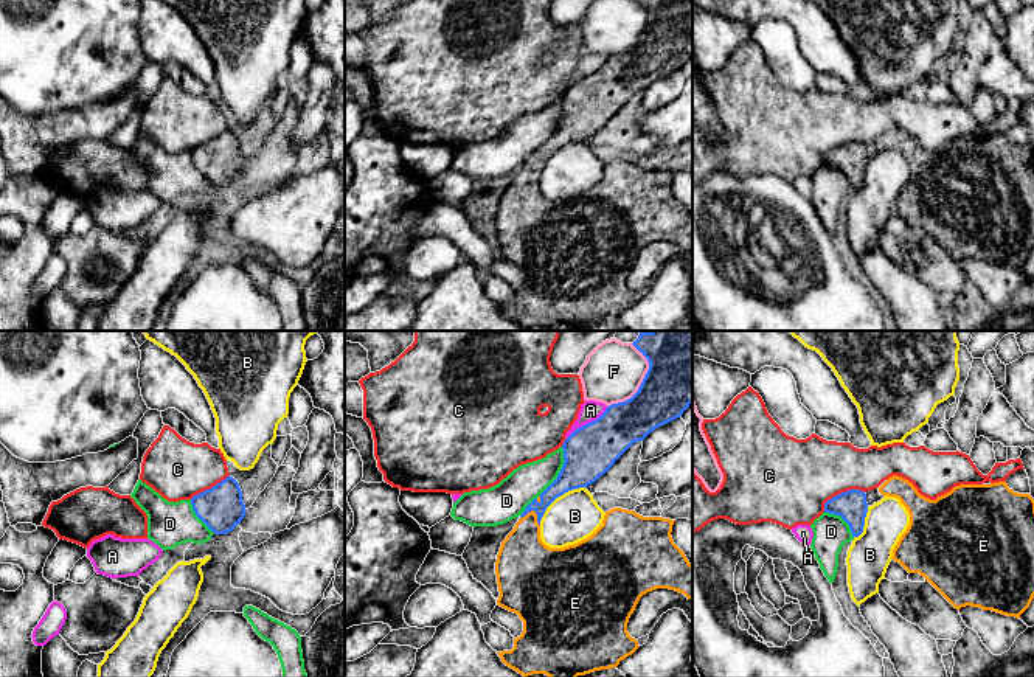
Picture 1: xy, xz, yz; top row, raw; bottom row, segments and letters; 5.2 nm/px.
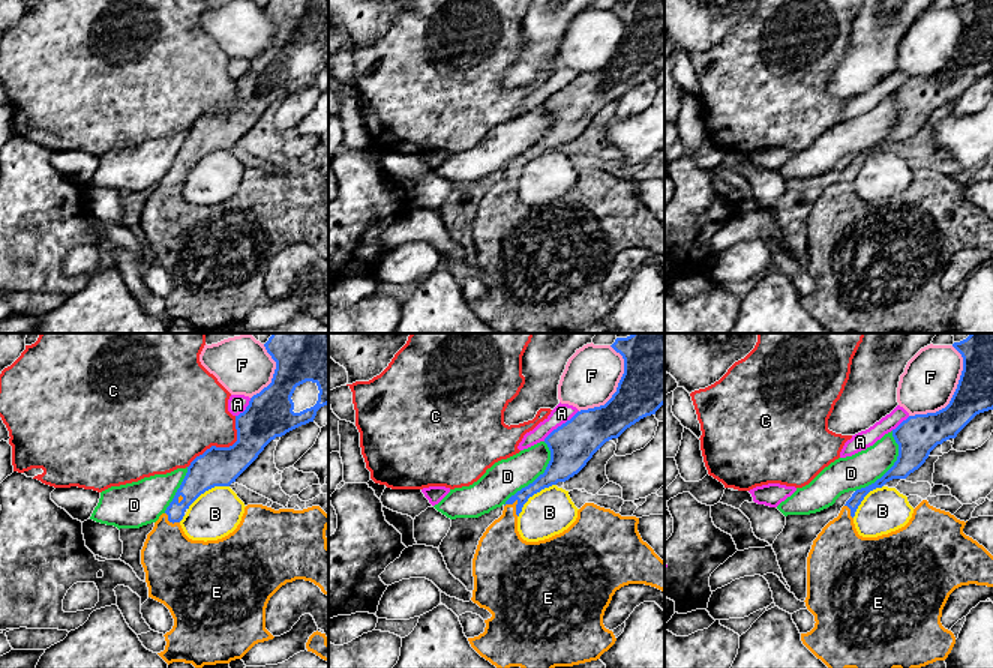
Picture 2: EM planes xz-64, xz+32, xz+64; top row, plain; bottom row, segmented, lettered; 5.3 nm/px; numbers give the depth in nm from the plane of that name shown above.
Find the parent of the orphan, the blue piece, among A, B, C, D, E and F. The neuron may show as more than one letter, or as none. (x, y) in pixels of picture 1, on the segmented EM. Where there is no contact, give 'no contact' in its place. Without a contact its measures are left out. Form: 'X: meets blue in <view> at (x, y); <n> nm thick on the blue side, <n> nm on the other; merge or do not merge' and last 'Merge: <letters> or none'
A: meets blue in xz at (589, 423); 280 nm thick on the blue side, 110 nm on the other; do not merge
B: meets blue in xz at (558, 496); 220 nm thick on the blue side, 260 nm on the other; do not merge
C: meets blue in yz at (842, 492); 160 nm thick on the blue side, 400 nm on the other; do not merge
D: meets blue in xz at (553, 482); 280 nm thick on the blue side, 200 nm on the other; do not merge
E: meets blue in xz at (536, 513); 120 nm thick on the blue side, 280 nm on the other; merge
F: meets blue in xz at (641, 382); 400 nm thick on the blue side, 300 nm on the other; do not merge
Merge: E

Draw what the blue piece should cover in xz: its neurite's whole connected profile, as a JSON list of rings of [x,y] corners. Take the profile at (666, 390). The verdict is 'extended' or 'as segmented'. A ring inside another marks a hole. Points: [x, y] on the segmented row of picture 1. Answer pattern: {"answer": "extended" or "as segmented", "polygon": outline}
{"answer": "extended", "polygon": [[[692,331],[640,332],[632,345],[649,362],[638,391],[624,402],[609,405],[598,419],[576,429],[564,441],[565,461],[557,478],[525,508],[497,554],[497,606],[523,621],[514,647],[497,654],[523,677],[578,677],[616,668],[640,647],[629,635],[627,623],[643,595],[669,588],[692,599],[692,565],[671,536],[675,520],[613,508],[590,537],[574,545],[550,548],[540,539],[540,520],[557,497],[595,483],[633,443],[680,418],[692,404]]]}

